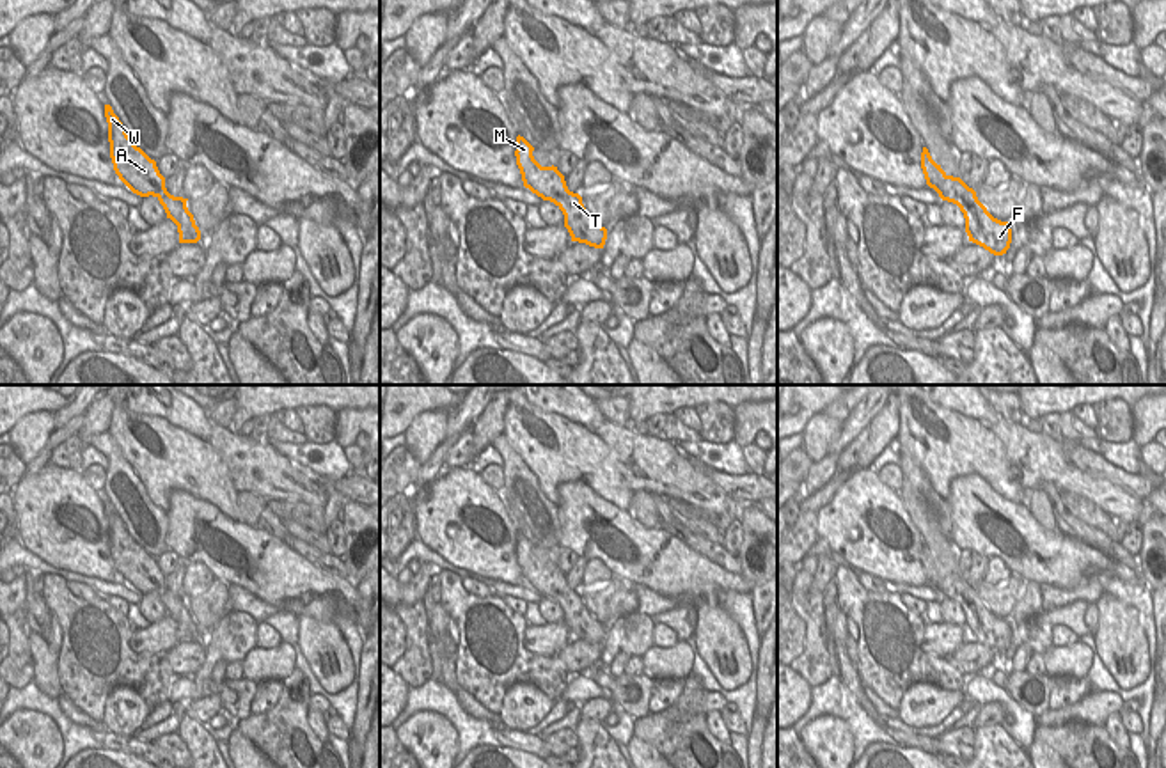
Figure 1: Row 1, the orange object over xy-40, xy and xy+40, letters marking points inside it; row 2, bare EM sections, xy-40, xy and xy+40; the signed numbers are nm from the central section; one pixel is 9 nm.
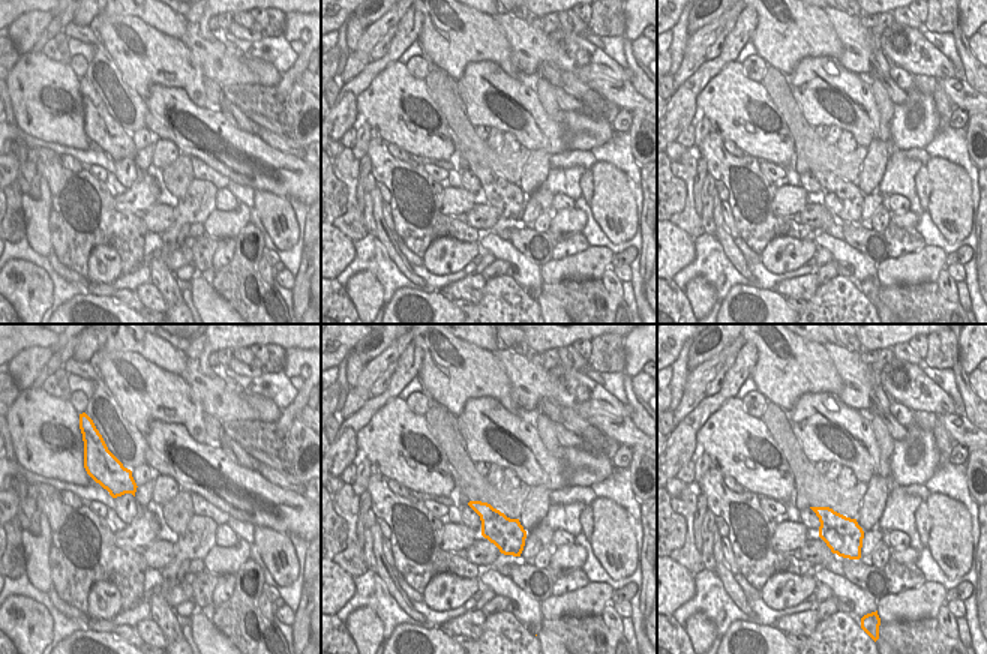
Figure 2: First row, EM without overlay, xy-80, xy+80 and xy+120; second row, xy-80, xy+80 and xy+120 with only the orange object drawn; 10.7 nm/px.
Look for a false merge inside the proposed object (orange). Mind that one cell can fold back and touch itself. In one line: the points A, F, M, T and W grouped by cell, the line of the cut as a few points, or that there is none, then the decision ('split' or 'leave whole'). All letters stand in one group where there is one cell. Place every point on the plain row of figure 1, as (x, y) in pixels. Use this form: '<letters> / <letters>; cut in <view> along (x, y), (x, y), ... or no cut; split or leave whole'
A F M T W; no cut; leave whole

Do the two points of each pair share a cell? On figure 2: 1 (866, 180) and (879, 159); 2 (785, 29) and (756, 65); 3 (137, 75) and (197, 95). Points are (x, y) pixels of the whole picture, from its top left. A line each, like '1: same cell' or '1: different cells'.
1: same cell
2: different cells
3: same cell

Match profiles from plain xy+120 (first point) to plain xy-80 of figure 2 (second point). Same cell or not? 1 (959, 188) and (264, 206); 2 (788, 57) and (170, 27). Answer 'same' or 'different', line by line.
1: same
2: different

